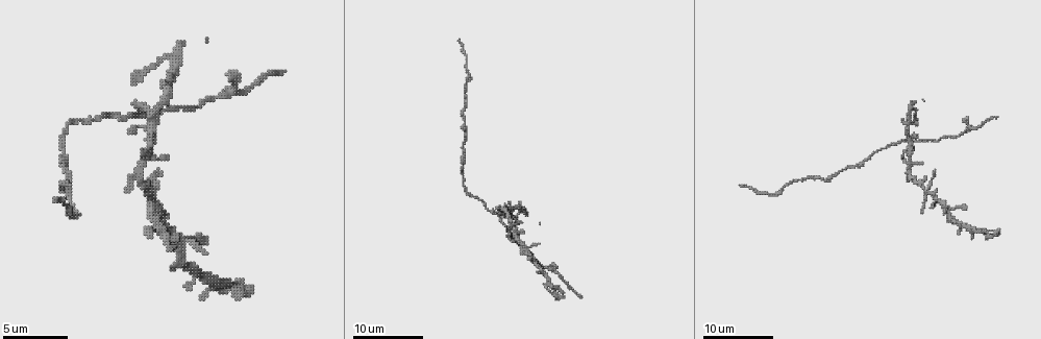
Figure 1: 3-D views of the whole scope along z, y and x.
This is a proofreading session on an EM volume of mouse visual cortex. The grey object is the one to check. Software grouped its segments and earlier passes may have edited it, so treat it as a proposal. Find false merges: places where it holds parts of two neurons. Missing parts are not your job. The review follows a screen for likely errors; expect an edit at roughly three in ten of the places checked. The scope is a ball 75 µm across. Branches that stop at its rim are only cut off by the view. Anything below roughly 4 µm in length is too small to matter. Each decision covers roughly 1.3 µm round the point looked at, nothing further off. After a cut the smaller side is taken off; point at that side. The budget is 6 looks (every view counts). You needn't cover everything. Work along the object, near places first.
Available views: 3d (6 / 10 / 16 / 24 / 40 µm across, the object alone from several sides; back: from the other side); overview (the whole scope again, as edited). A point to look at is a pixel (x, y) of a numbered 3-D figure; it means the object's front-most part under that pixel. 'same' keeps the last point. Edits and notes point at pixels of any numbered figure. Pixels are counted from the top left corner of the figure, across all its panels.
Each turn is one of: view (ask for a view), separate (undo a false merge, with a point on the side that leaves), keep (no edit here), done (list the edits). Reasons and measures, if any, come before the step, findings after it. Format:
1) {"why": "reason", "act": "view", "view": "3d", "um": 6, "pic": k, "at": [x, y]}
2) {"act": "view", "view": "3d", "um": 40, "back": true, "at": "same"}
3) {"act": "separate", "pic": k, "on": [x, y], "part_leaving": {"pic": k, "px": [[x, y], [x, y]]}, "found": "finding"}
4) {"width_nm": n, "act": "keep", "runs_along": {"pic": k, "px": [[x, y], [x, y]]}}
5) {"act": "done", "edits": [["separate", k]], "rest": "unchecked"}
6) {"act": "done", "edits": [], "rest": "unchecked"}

{"why": "looks like a crossing", "act": "view", "view": "3d", "um": 24, "pic": 1, "at": [153, 213]}

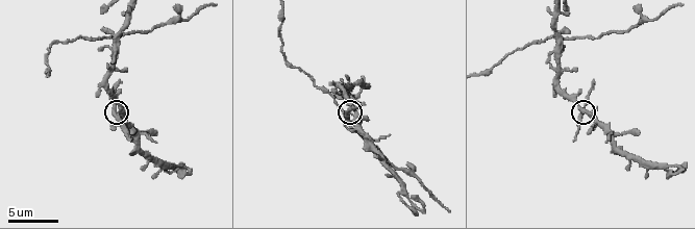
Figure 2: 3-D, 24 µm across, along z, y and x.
{"why": "closer look", "act": "view", "view": "3d", "um": 10, "pic": 2, "at": [117, 111]}

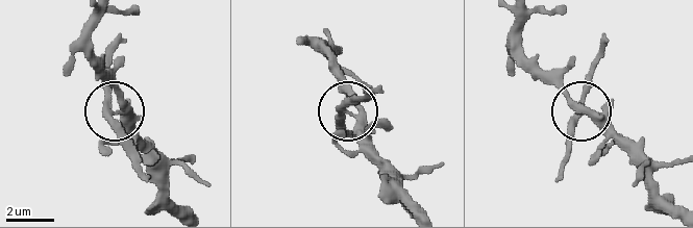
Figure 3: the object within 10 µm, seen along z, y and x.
{"width_nm": 340, "act": "separate", "pic": 3, "on": [339, 119], "part_leaving": {"pic": 3, "px": [[116, 112], [109, 49], [120, 33]]}, "found": "two neurons meet here"}

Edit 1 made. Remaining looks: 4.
{"why": "redraw", "act": "view", "view": "overview"}

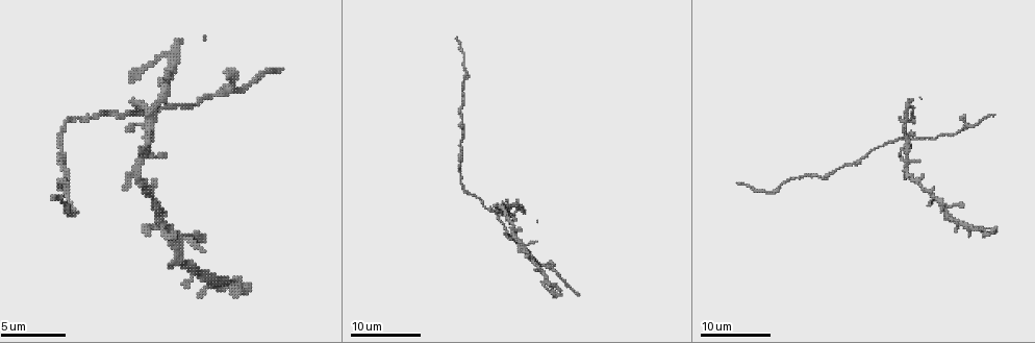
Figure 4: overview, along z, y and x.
{"why": "three arms meet", "act": "view", "view": "3d", "um": 24, "pic": 4, "at": [918, 139]}

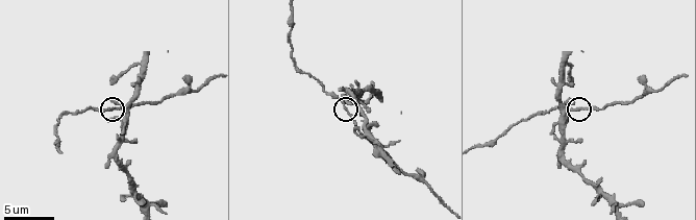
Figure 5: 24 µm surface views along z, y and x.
{"why": "zoom in", "act": "view", "view": "3d", "um": 10, "pic": 5, "at": [109, 109]}

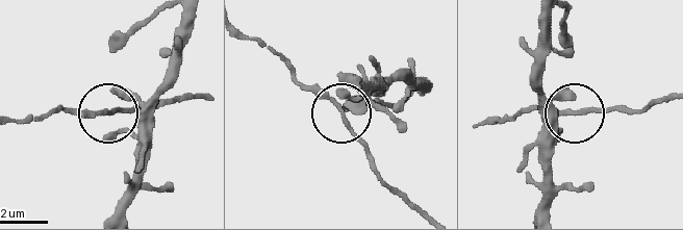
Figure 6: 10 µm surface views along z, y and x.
{"act": "keep", "runs_along": {"pic": 6, "px": [[527, 112], [597, 112], [618, 106]]}, "found": "continuous, no second neuron"}

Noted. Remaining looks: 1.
{"act": "done", "edits": [["separate", 3]], "rest": "unchecked"}

